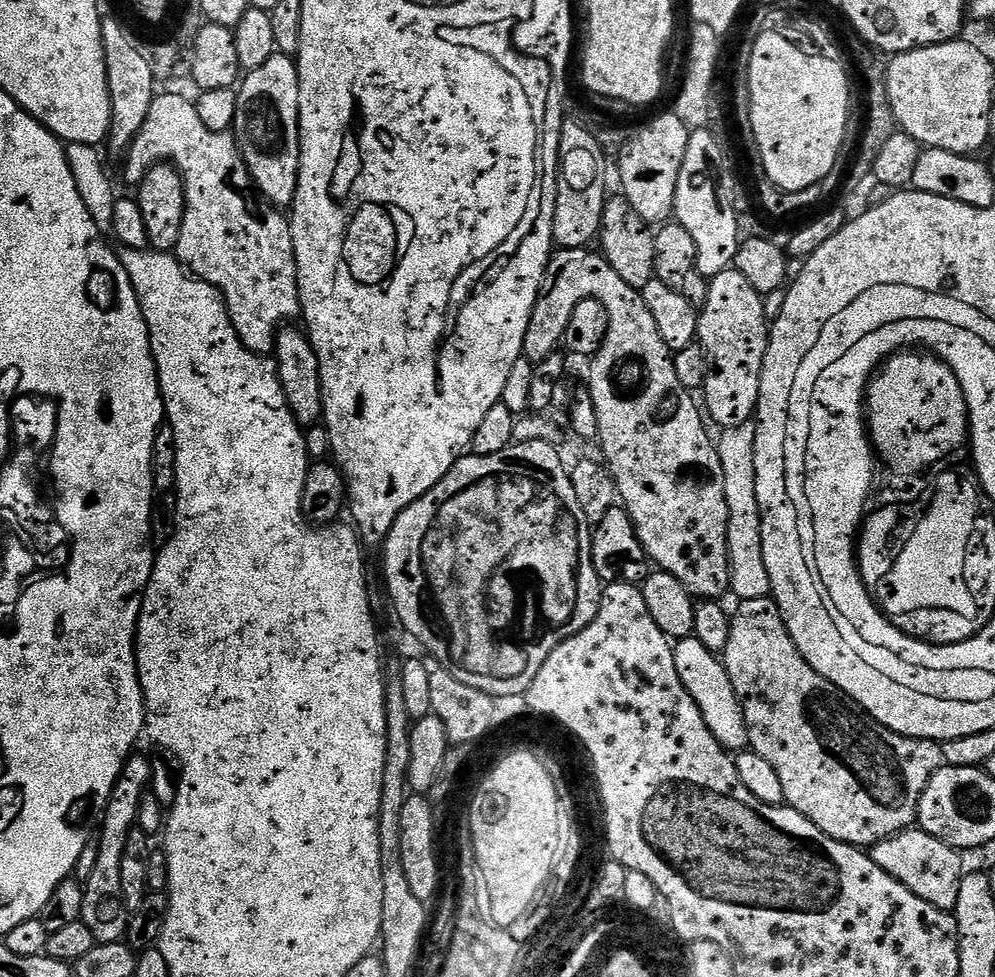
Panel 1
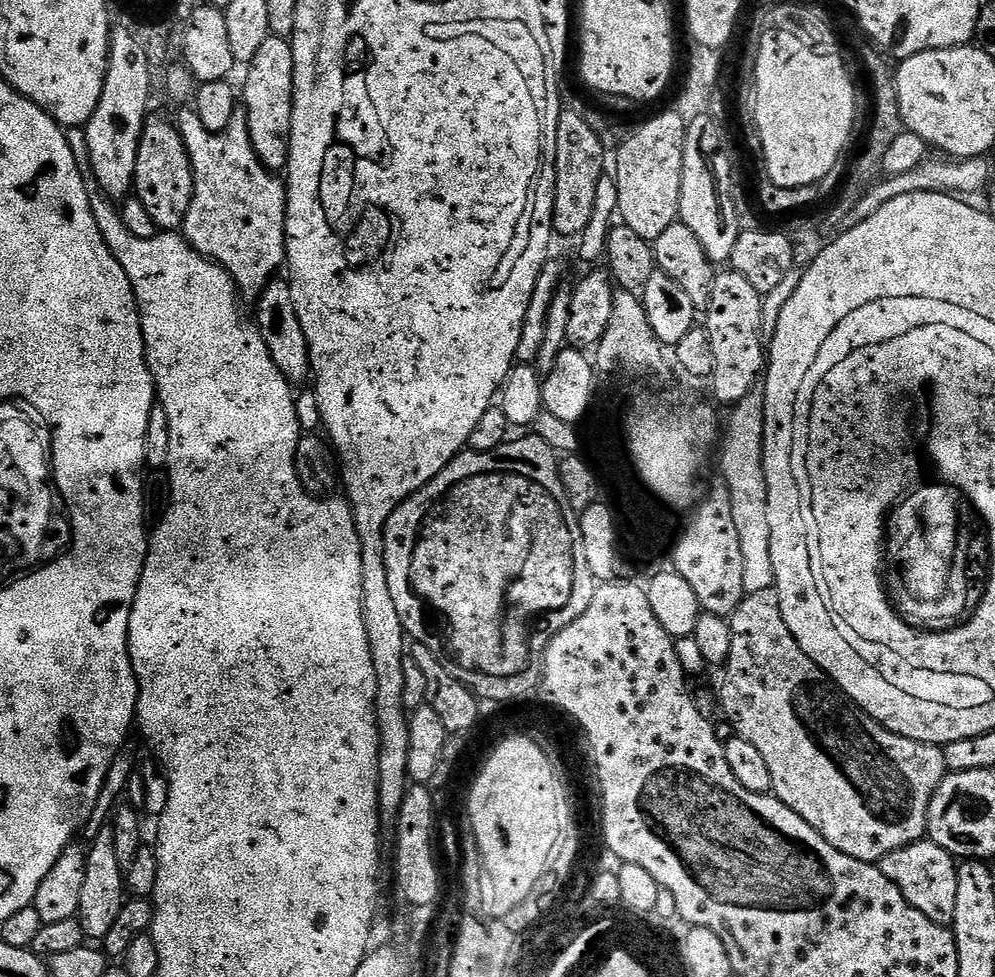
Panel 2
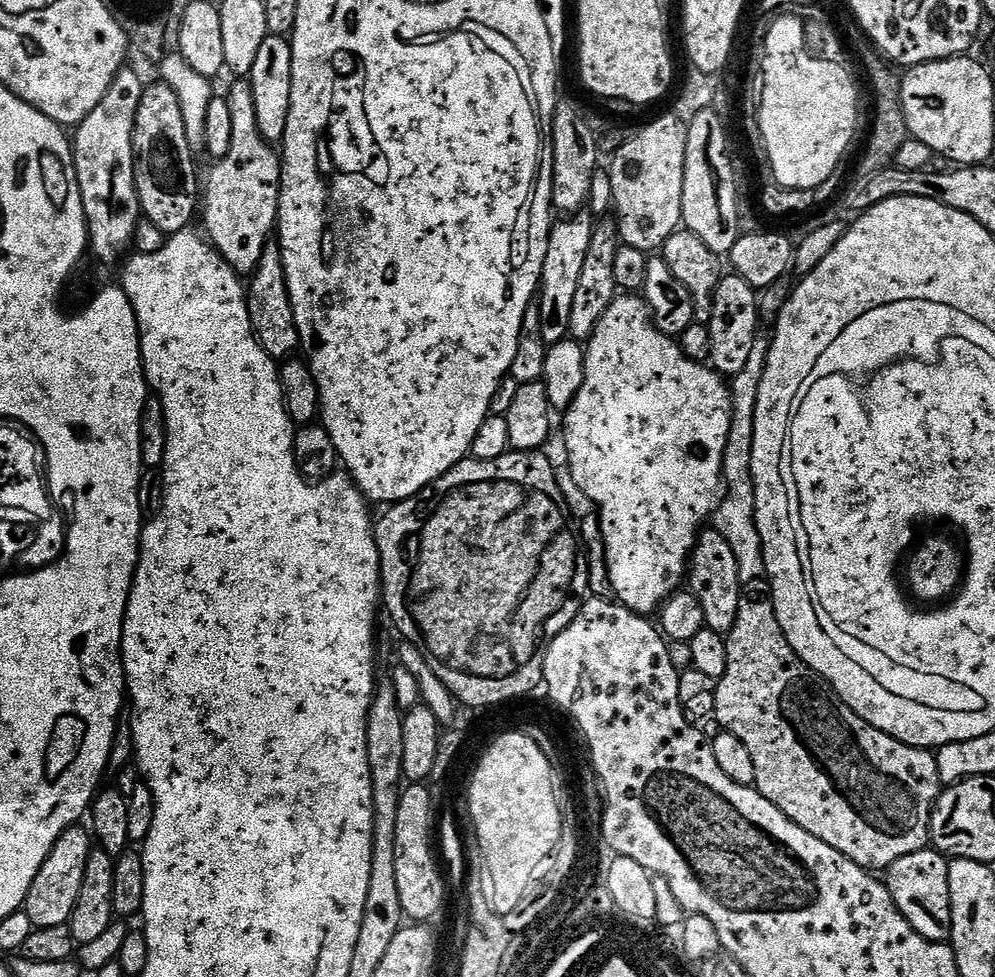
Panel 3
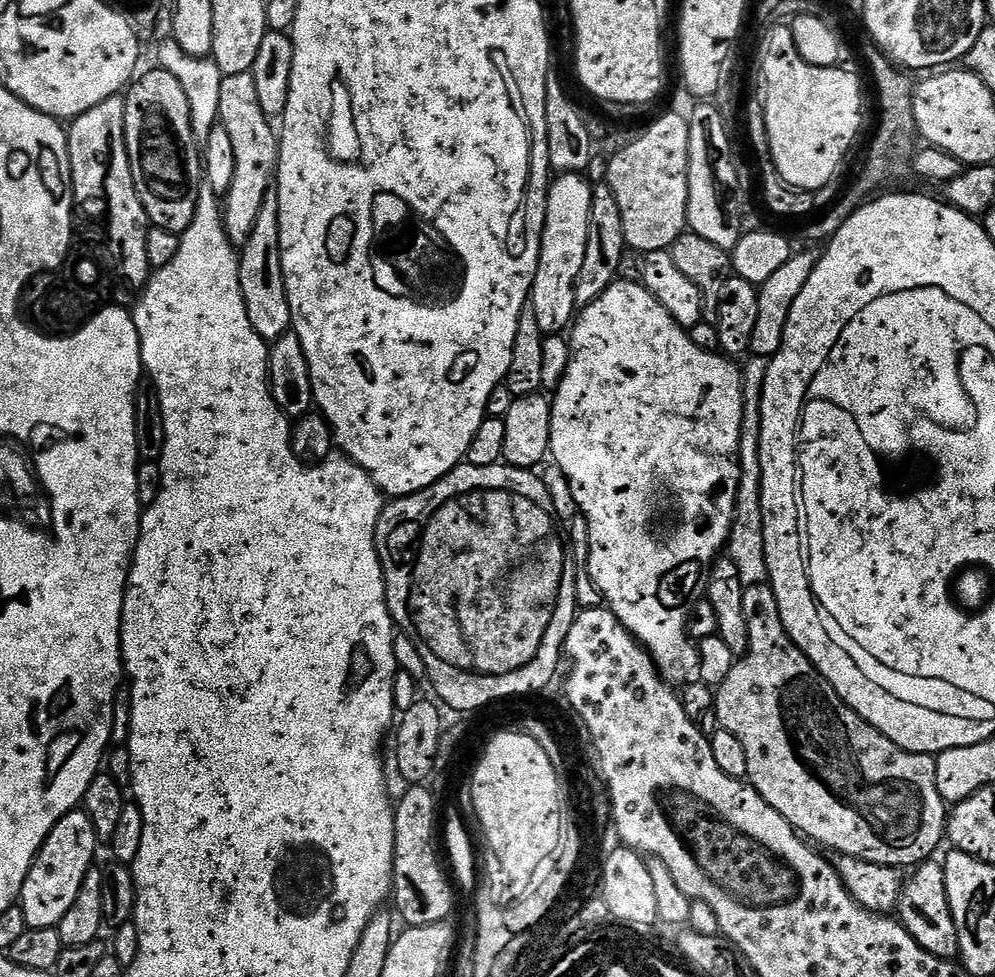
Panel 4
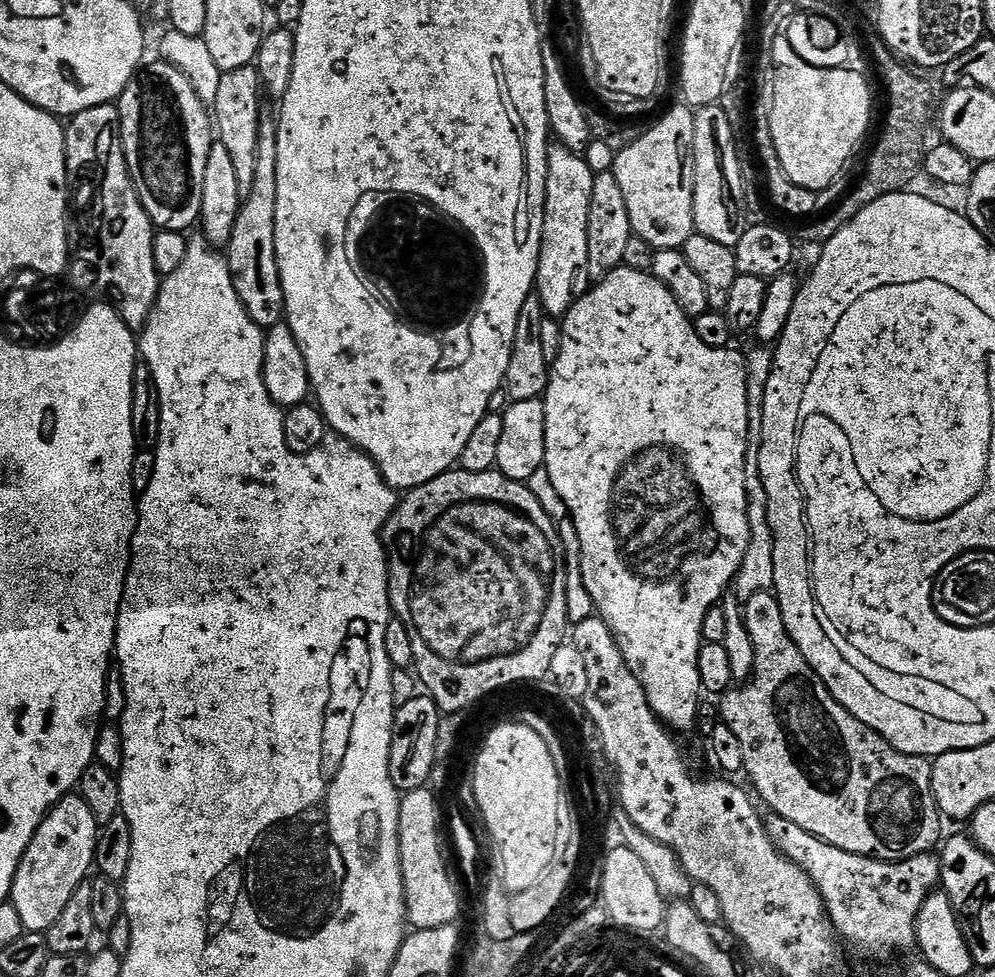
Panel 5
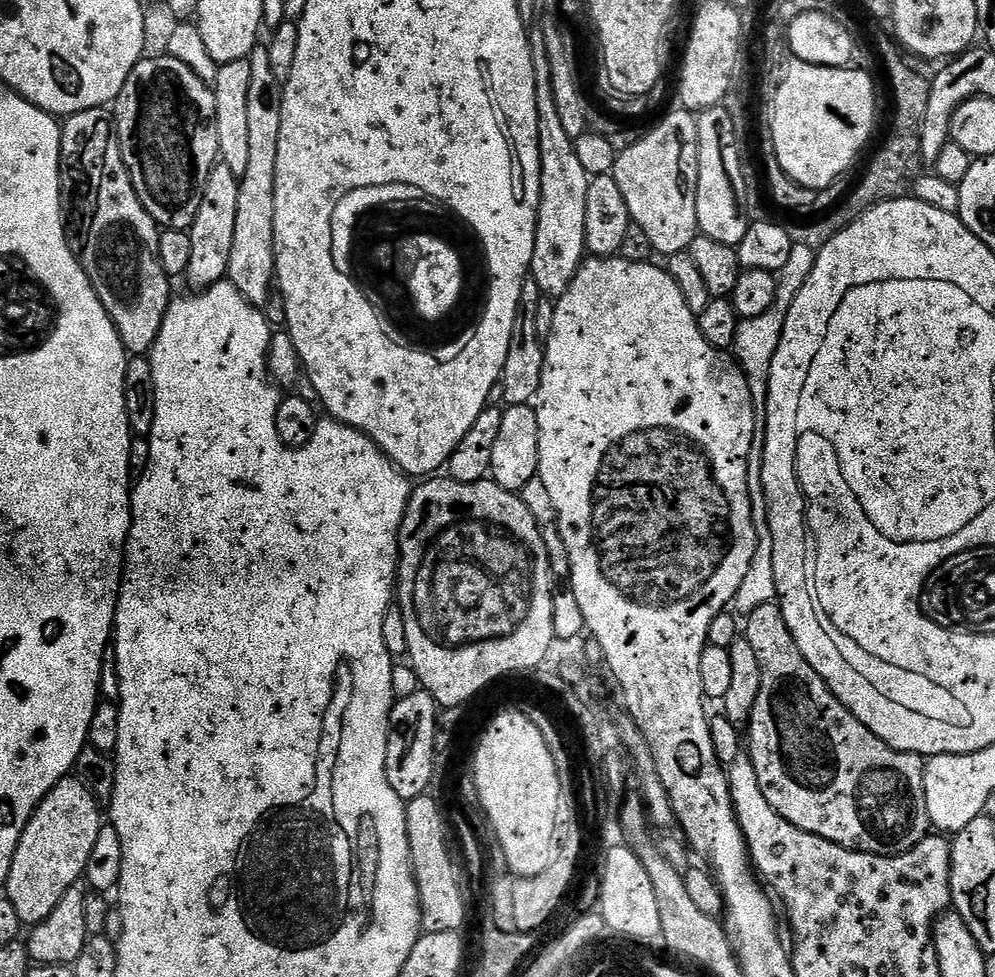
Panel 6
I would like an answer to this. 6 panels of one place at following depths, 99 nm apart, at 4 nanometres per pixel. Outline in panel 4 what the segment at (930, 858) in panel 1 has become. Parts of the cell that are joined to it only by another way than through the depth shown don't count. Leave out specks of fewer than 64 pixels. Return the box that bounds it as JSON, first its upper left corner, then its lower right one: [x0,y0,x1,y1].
[898,862,960,961]

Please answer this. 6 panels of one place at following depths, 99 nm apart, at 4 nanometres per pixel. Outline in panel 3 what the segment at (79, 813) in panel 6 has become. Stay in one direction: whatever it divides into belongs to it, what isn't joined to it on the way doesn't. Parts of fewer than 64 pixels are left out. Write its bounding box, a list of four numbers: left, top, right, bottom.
[23,827,94,928]

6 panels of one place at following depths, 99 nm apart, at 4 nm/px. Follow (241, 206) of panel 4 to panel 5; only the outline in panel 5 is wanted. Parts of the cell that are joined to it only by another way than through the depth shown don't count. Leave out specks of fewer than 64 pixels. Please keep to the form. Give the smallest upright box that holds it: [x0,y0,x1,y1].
[211,64,262,194]

